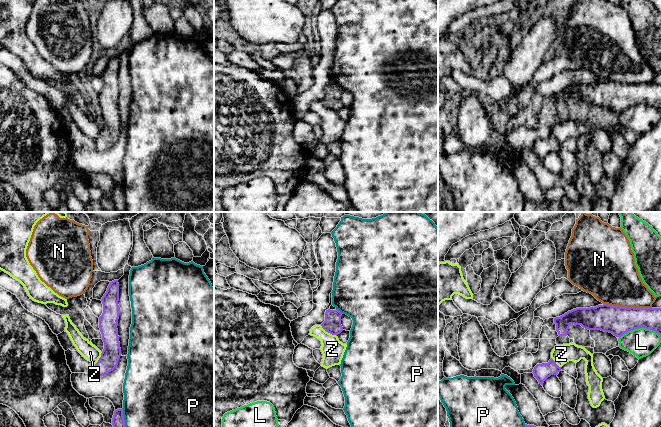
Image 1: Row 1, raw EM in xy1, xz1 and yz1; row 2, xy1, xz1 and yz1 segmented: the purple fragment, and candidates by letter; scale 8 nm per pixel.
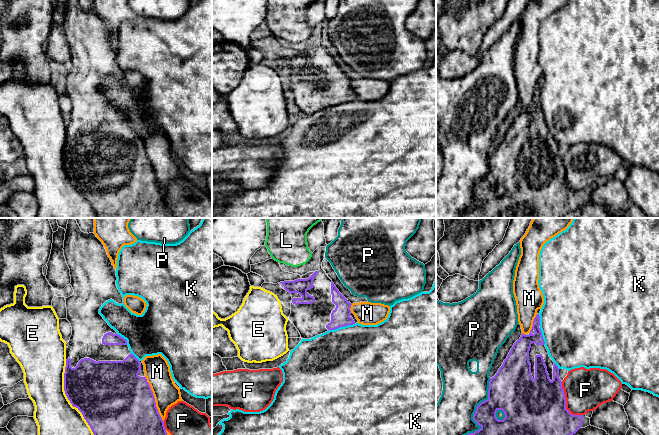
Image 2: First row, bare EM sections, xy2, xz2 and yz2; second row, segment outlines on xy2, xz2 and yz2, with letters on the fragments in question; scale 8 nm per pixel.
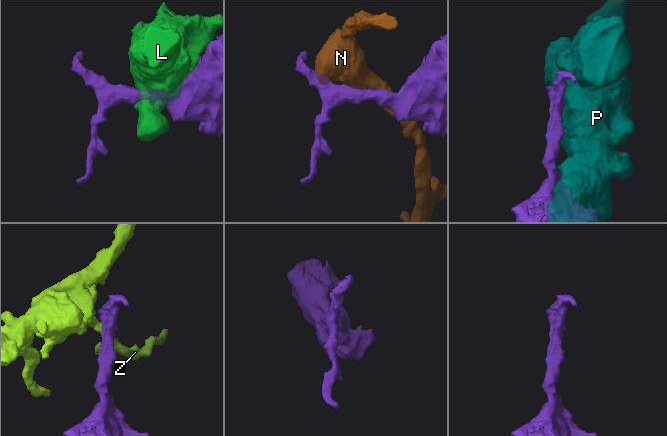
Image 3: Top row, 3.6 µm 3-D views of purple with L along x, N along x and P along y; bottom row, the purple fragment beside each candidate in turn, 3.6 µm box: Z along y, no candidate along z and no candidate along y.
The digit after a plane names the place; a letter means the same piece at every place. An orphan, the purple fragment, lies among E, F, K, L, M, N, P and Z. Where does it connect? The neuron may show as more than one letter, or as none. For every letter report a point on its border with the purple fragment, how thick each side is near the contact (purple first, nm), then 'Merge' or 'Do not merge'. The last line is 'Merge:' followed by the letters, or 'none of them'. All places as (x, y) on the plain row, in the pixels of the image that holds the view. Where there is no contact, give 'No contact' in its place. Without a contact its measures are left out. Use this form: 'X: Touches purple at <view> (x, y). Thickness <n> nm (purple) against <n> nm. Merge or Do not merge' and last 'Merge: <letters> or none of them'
E: Touches purple at xy2 (69, 176). Thickness 440 nm (purple) against 400 nm. Do not merge
F: Touches purple at yz2 (565, 179). Thickness 500 nm (purple) against 340 nm. Do not merge
K: Touches purple at xz2 (341, 102). Thickness 160 nm (purple) against 480 nm. Do not merge
L: Touches purple at yz1 (639, 103). Thickness 220 nm (purple) against 240 nm. Do not merge
M: Touches purple at xy2 (154, 174). Thickness 500 nm (purple) against 200 nm. Do not merge
N: Touches purple at yz1 (627, 83). Thickness 220 nm (purple) against 400 nm. Do not merge
P: Touches purple at yz2 (474, 189). Thickness 280 nm (purple) against 340 nm. Do not merge
Z: Touches purple at xz1 (328, 108). Thickness 140 nm (purple) against 180 nm. Do not merge
Merge: none of them

